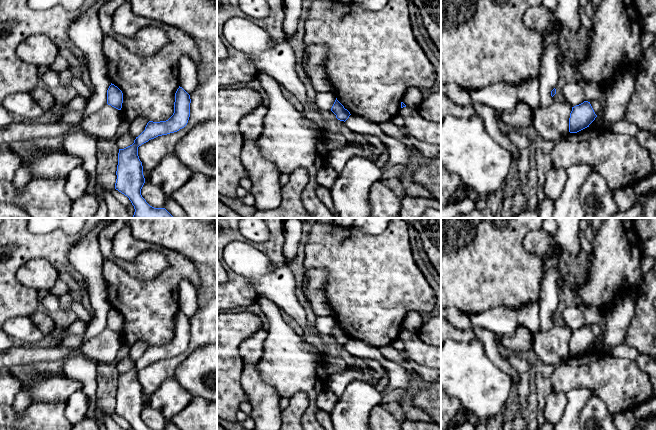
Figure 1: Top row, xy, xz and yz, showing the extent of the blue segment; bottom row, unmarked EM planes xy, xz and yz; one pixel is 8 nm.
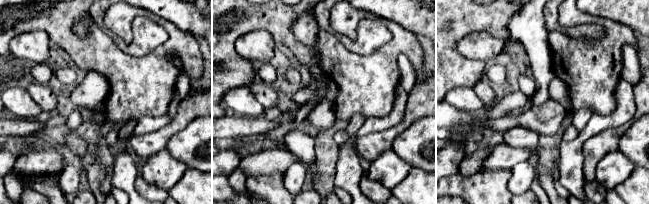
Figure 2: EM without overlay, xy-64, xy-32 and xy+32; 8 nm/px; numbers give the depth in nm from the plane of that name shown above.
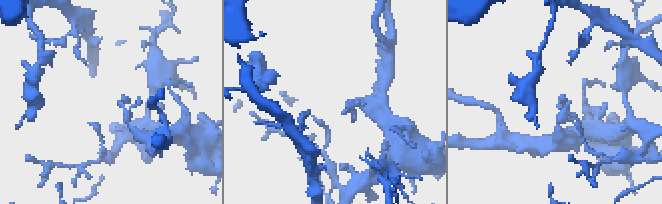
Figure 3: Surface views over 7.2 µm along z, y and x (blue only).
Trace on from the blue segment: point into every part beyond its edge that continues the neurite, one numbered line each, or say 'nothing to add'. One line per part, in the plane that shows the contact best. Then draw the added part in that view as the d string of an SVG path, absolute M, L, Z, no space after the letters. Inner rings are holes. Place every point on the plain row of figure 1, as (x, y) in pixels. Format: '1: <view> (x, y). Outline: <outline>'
nothing to add

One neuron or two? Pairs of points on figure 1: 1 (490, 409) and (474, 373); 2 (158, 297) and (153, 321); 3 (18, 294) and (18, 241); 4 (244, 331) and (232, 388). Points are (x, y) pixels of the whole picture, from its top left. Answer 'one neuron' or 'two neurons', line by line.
1: one neuron
2: one neuron
3: one neuron
4: one neuron

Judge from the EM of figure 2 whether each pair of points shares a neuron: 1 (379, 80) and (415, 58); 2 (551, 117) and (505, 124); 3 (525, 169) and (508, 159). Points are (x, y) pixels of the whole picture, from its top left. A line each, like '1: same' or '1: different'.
1: same
2: same
3: different

